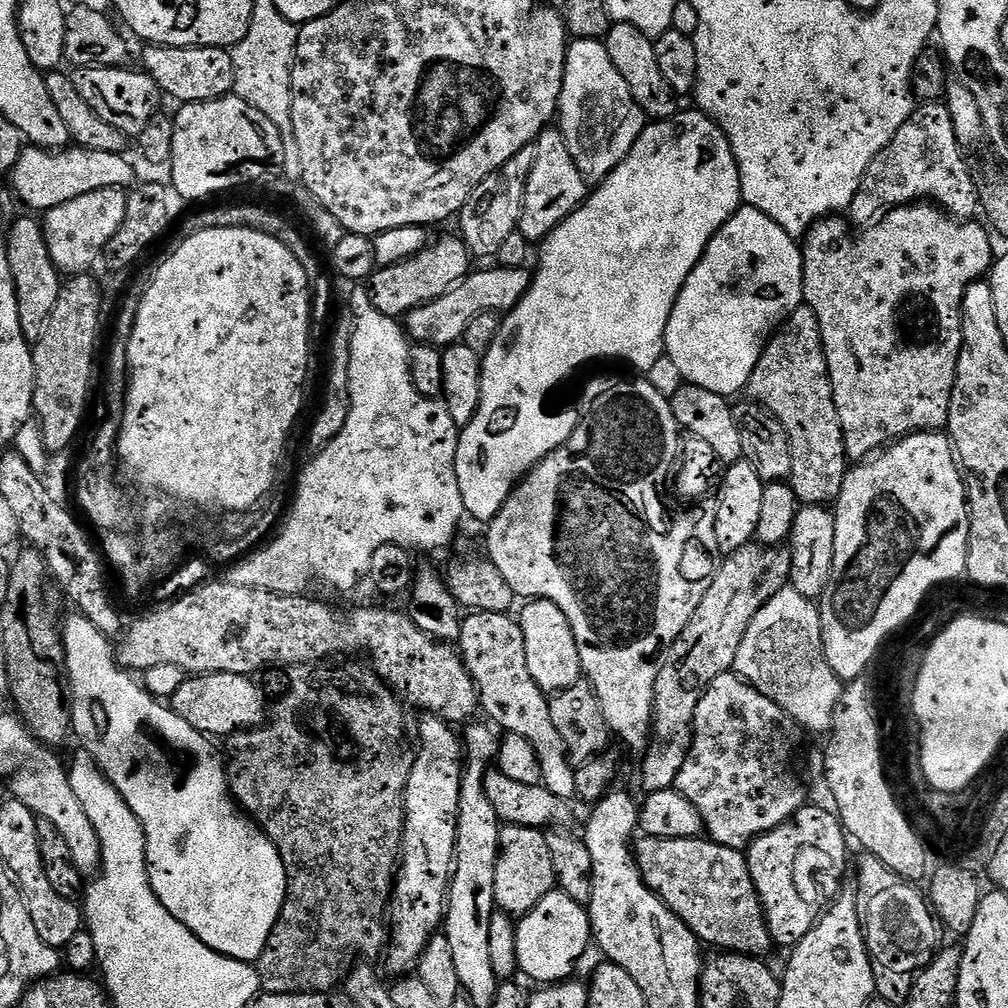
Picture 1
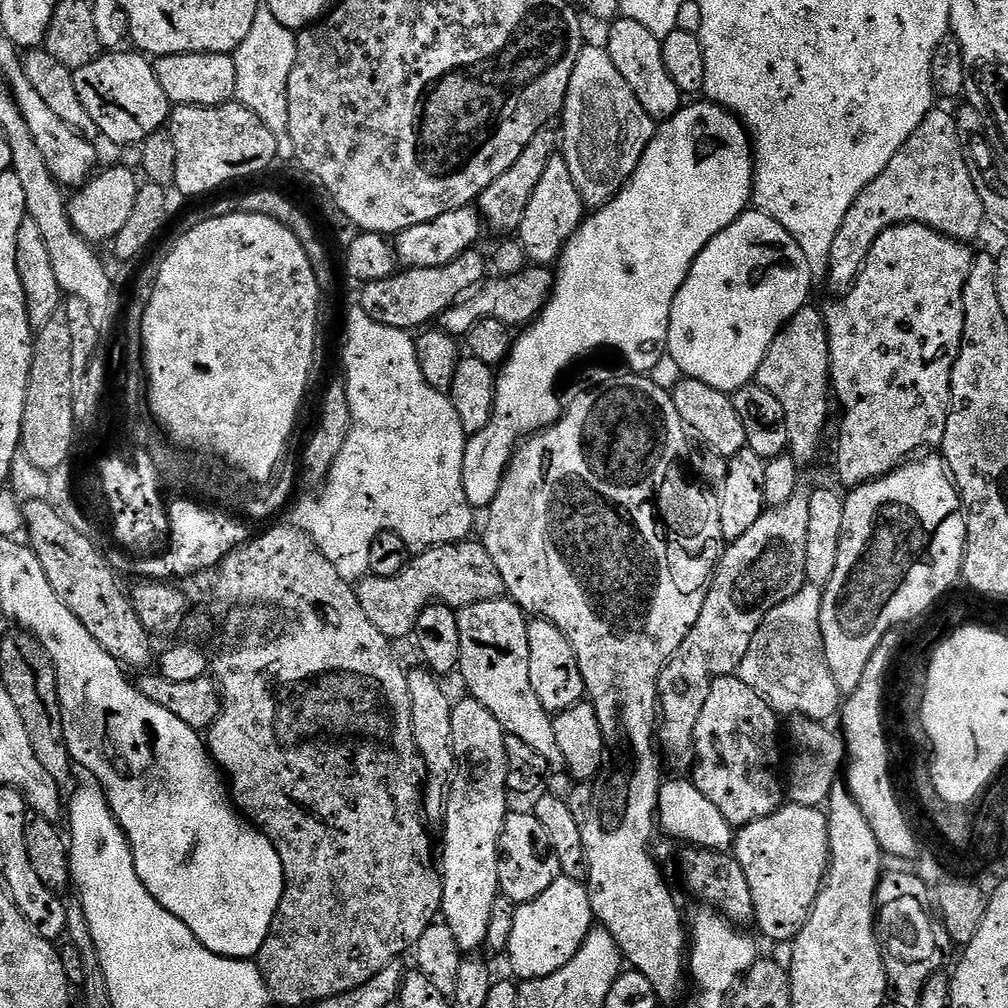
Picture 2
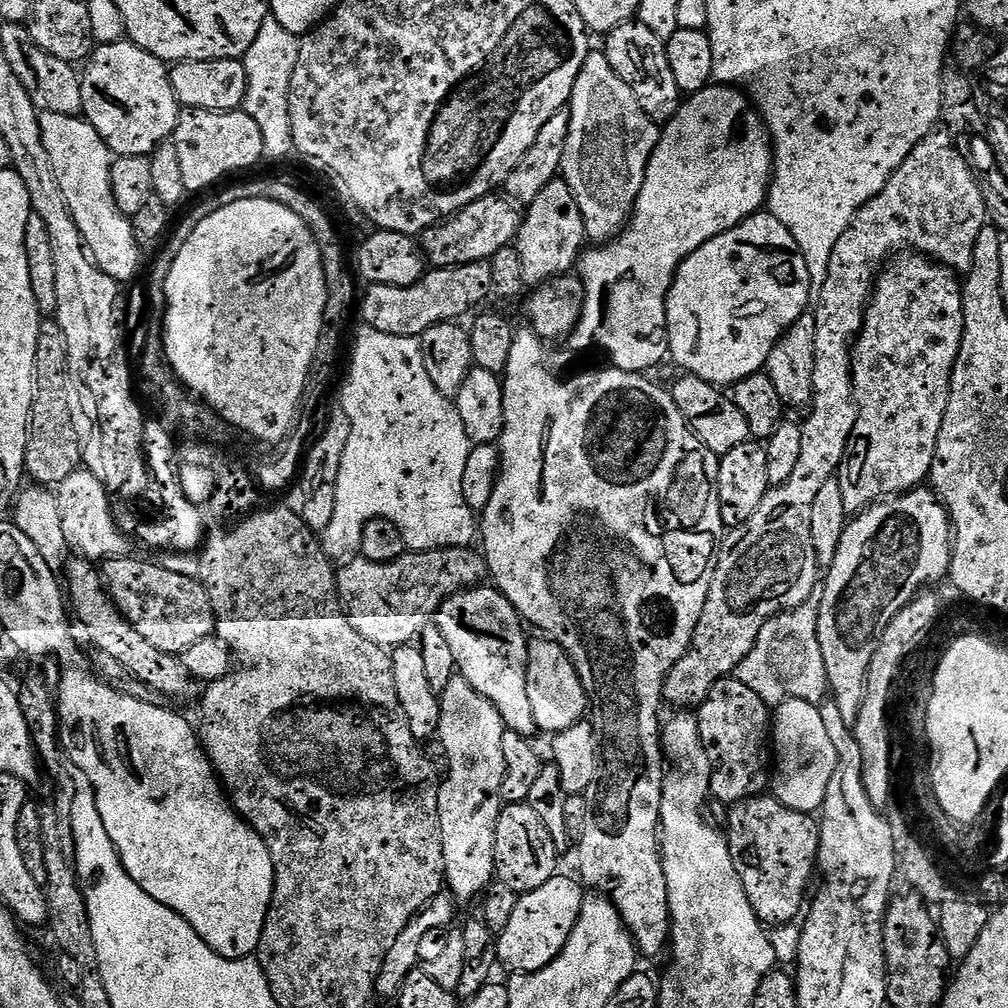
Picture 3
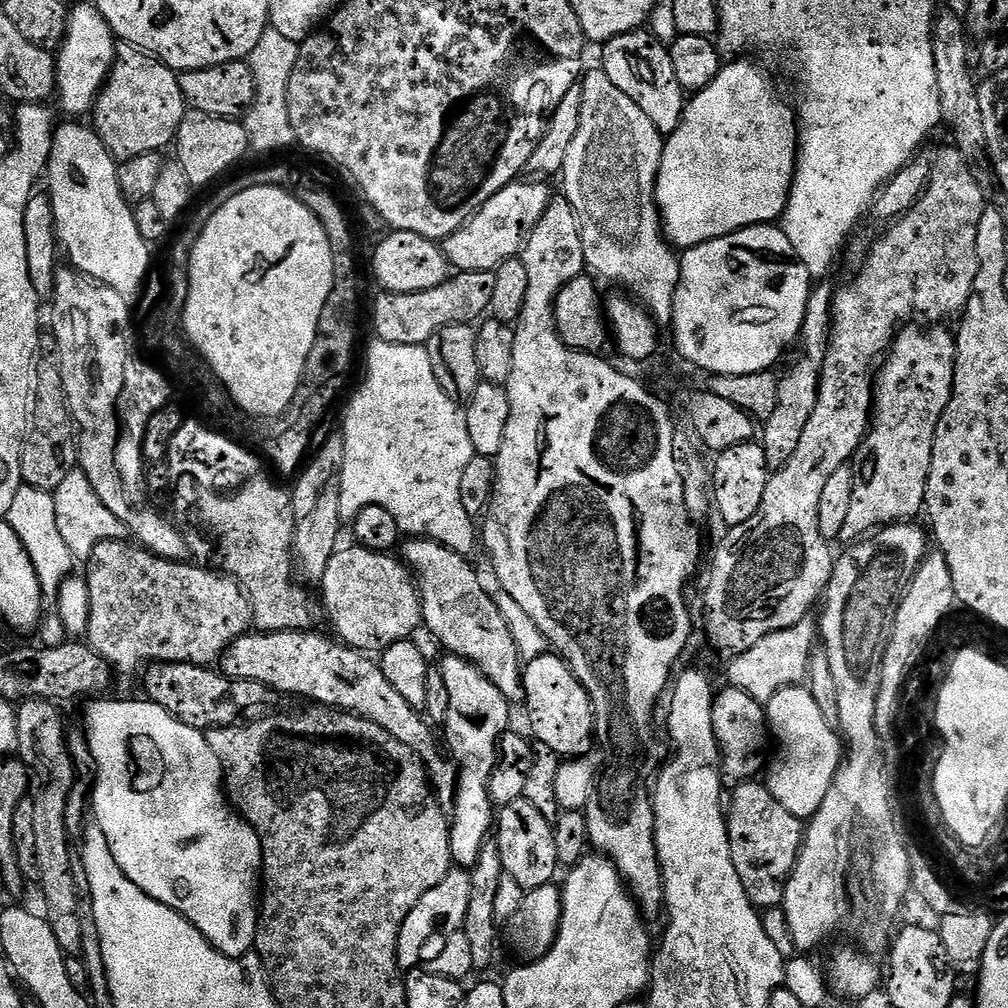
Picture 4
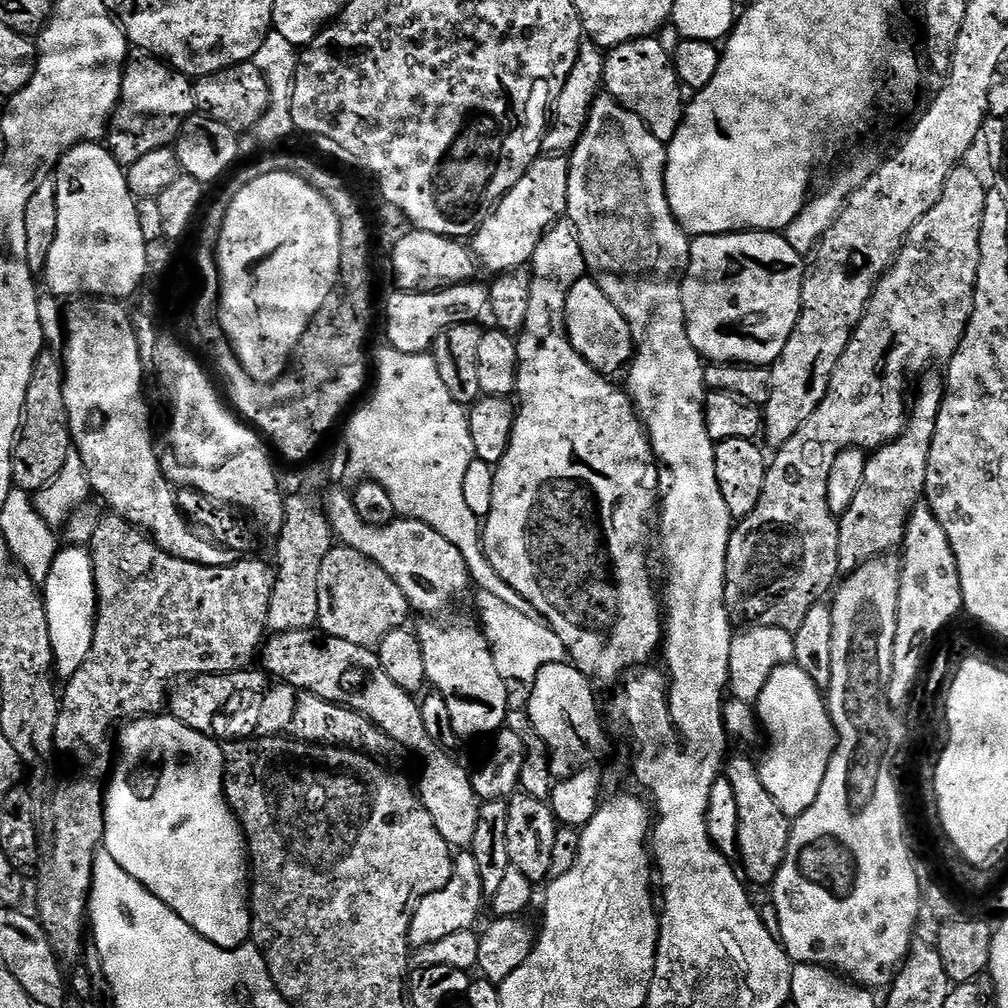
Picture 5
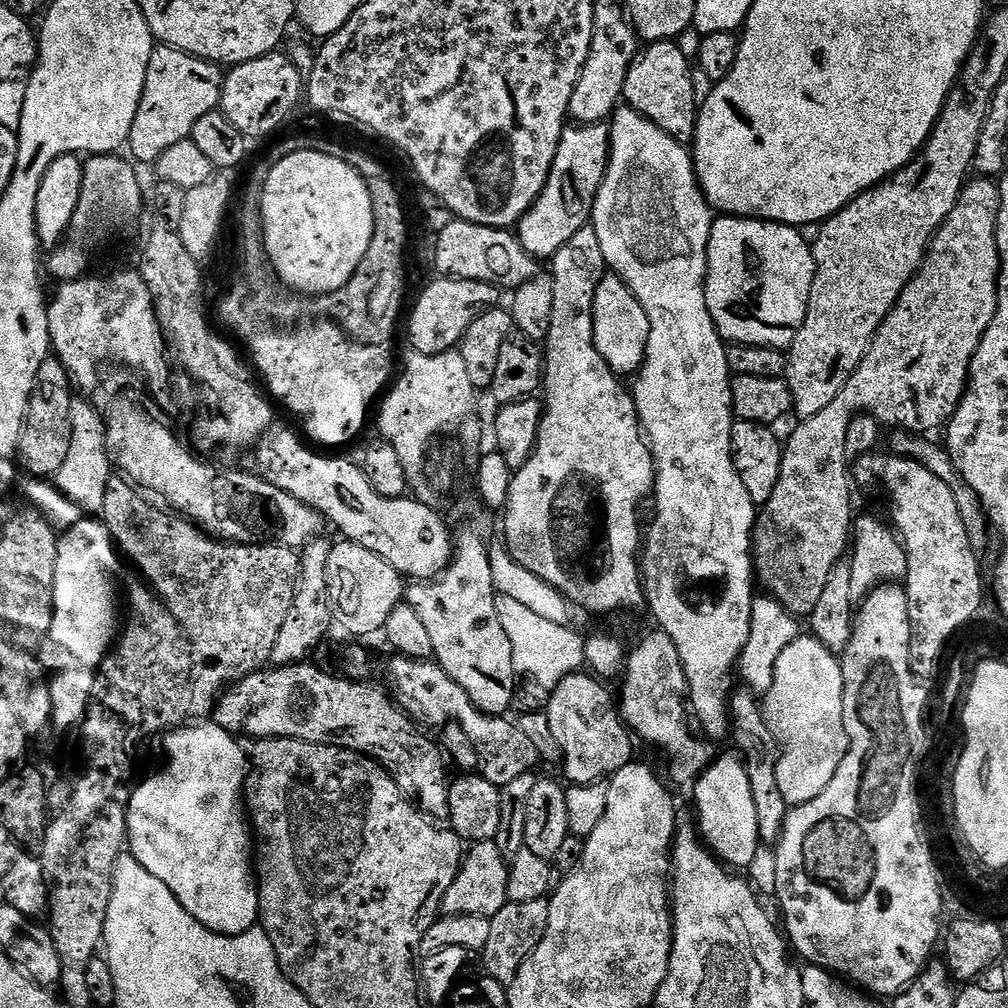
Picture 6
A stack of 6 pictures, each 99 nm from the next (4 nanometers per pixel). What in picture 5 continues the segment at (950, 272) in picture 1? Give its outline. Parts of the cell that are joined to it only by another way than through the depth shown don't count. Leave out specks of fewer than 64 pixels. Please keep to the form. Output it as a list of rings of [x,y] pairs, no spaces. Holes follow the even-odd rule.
[[[929,370],[919,377],[916,401],[911,401],[908,426],[896,440],[883,444],[869,455],[866,478],[858,486],[858,495],[850,510],[839,517],[838,558],[840,571],[847,574],[861,568],[867,560],[892,554],[903,545],[908,517],[921,503],[926,486],[926,466],[930,462],[930,446],[934,442],[936,419],[944,401],[945,377]]]

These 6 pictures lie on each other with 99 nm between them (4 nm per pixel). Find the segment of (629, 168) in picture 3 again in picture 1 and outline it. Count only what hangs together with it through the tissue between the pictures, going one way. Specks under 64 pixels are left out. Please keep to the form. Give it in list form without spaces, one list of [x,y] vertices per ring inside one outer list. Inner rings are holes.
[[[573,39],[568,46],[566,70],[558,109],[558,127],[580,173],[589,182],[599,182],[630,154],[646,127],[644,111],[634,102],[626,78],[610,62],[606,46],[598,40]]]

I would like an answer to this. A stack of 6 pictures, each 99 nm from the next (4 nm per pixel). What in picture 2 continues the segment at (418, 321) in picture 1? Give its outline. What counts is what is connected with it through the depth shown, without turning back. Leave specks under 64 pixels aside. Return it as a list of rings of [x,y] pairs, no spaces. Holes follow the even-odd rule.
[[[529,266],[517,276],[500,276],[495,279],[489,279],[467,298],[447,308],[438,321],[440,331],[464,338],[470,330],[474,330],[474,326],[478,326],[478,322],[486,318],[498,318],[498,322],[506,322],[513,326],[527,326],[548,305],[548,299],[552,297],[552,287],[556,285],[553,269],[548,266]]]

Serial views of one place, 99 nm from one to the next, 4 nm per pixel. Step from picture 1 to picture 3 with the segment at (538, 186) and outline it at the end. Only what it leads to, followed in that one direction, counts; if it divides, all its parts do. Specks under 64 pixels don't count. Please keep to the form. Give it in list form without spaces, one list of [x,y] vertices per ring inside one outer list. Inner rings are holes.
[[[563,178],[552,180],[550,186],[545,186],[542,194],[527,205],[514,246],[518,250],[518,258],[522,258],[525,285],[535,286],[554,276],[567,276],[577,267],[586,248],[582,210],[578,210],[574,190],[570,190]]]

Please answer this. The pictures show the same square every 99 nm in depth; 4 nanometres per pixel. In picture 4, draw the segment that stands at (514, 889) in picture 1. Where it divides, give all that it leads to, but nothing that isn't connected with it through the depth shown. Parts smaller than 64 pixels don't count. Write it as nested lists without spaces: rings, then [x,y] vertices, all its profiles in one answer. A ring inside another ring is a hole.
[[[515,800],[498,812],[498,843],[500,857],[504,863],[504,871],[512,876],[525,890],[531,890],[538,886],[546,886],[557,878],[556,847],[554,846],[554,824],[546,819],[538,810],[538,806],[531,804],[529,800]]]

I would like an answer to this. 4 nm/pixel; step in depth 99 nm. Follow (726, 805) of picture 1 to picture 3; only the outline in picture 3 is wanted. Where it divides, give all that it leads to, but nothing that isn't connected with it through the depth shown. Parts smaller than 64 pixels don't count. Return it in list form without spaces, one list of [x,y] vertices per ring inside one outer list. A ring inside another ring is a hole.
[[[735,678],[720,680],[710,690],[706,702],[702,702],[695,713],[700,737],[708,751],[712,763],[712,795],[713,801],[721,800],[727,806],[741,804],[743,800],[750,800],[753,796],[767,793],[770,788],[770,773],[774,768],[774,756],[770,751],[770,705],[750,686],[742,686],[742,682]]]

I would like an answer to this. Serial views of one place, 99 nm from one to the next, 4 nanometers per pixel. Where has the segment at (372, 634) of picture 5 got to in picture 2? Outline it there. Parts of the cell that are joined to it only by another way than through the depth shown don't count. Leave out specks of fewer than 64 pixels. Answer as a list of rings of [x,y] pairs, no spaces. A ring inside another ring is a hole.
[[[475,539],[460,540],[456,544],[443,544],[437,548],[427,548],[425,552],[413,555],[402,571],[393,577],[376,577],[367,575],[359,581],[356,588],[356,596],[362,602],[362,610],[366,610],[366,618],[382,630],[388,639],[396,642],[399,636],[411,637],[416,631],[418,614],[426,610],[428,605],[443,602],[453,610],[459,610],[470,606],[474,602],[486,602],[498,600],[505,595],[502,574],[498,574],[498,566],[494,566],[494,558],[486,551],[483,543]]]

